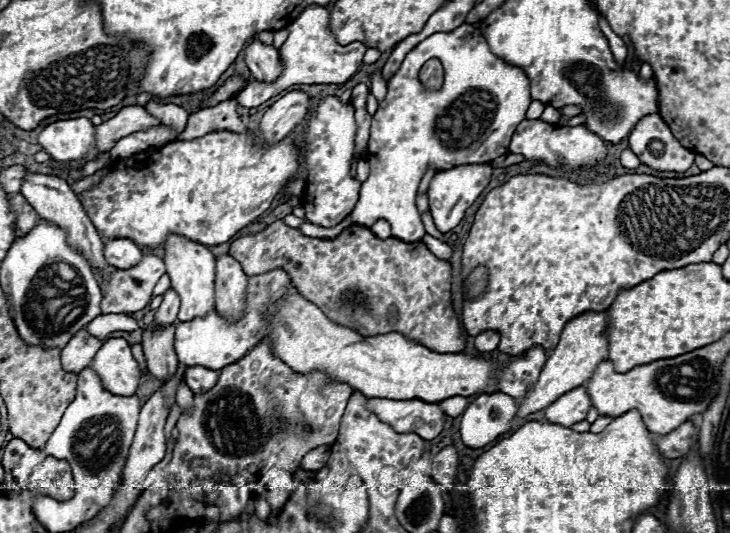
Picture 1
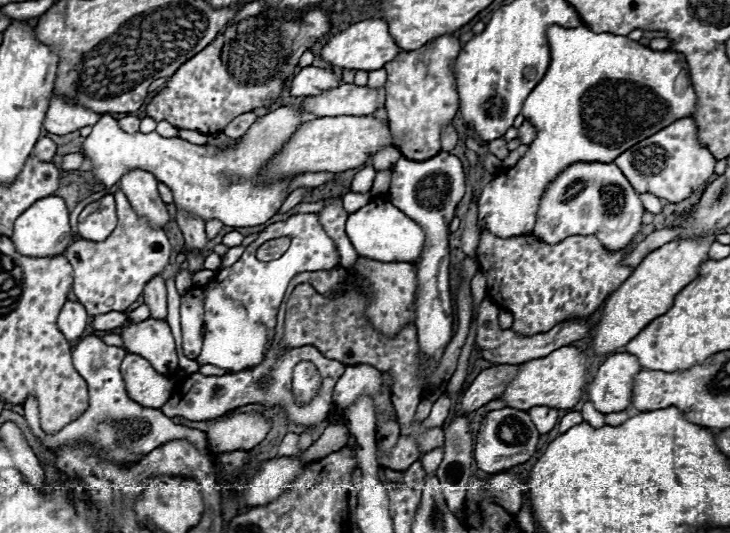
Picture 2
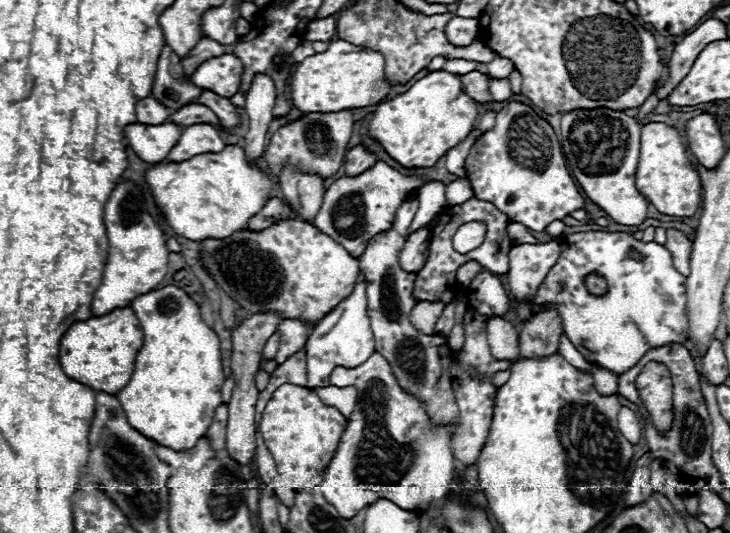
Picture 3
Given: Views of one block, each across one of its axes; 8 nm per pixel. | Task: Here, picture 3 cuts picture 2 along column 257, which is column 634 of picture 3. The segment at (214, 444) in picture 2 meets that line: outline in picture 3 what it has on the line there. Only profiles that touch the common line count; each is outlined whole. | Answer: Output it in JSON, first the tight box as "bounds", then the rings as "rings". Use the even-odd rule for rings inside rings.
{"bounds":[618,408,642,444],"rings":[[[622,408],[622,412],[618,414],[618,428],[630,444],[638,444],[642,440],[642,424],[632,410]]]}

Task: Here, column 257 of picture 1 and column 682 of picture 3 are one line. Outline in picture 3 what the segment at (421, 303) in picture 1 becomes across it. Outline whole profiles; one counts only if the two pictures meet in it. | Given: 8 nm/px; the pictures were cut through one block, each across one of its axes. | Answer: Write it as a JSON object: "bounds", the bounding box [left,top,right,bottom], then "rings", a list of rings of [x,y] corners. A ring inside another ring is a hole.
{"bounds":[666,228,692,276],"rings":[[[676,228],[666,230],[666,250],[672,256],[672,264],[678,272],[684,276],[690,274],[690,252],[692,252],[692,242]]]}

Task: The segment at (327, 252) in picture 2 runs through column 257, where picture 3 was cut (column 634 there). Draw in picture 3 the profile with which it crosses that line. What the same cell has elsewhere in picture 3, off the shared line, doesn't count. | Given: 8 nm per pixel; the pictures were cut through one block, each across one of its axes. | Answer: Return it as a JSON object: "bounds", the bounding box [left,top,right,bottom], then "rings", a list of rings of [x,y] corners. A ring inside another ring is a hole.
{"bounds":[512,232,688,374],"rings":[[[580,232],[570,234],[560,240],[560,258],[556,260],[550,276],[538,288],[532,304],[512,302],[516,316],[520,320],[528,320],[536,306],[550,302],[562,316],[564,334],[578,348],[578,352],[592,364],[600,368],[608,368],[616,374],[630,370],[648,350],[660,348],[666,344],[684,344],[688,340],[688,314],[686,314],[686,276],[682,276],[674,264],[670,252],[656,242],[640,242],[634,240],[632,234],[624,232]],[[630,250],[642,254],[642,260],[630,258]],[[596,272],[606,280],[606,294],[594,296],[586,288],[586,276]]]}

